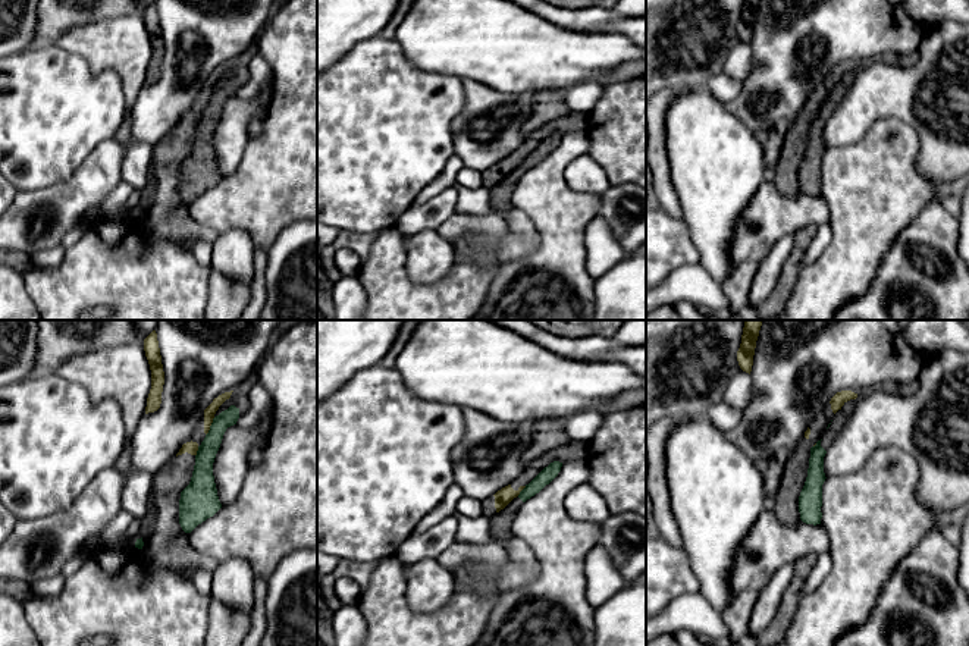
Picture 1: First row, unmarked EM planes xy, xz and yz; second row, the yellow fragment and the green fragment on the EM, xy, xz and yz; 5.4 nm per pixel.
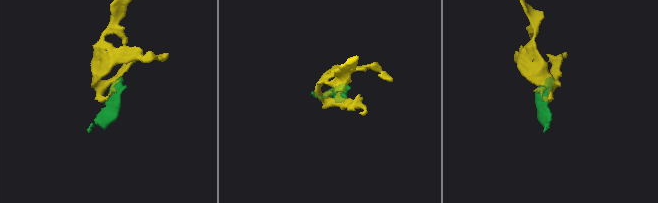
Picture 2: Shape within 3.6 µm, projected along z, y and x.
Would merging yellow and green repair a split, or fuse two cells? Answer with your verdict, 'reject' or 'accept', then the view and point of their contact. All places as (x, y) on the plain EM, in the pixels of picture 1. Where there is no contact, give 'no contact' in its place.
reject; meets yellow in xy at (210, 96)

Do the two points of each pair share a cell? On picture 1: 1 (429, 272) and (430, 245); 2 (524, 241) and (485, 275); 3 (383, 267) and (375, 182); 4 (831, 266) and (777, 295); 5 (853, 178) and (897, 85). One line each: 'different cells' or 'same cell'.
1: same cell
2: same cell
3: different cells
4: different cells
5: different cells

